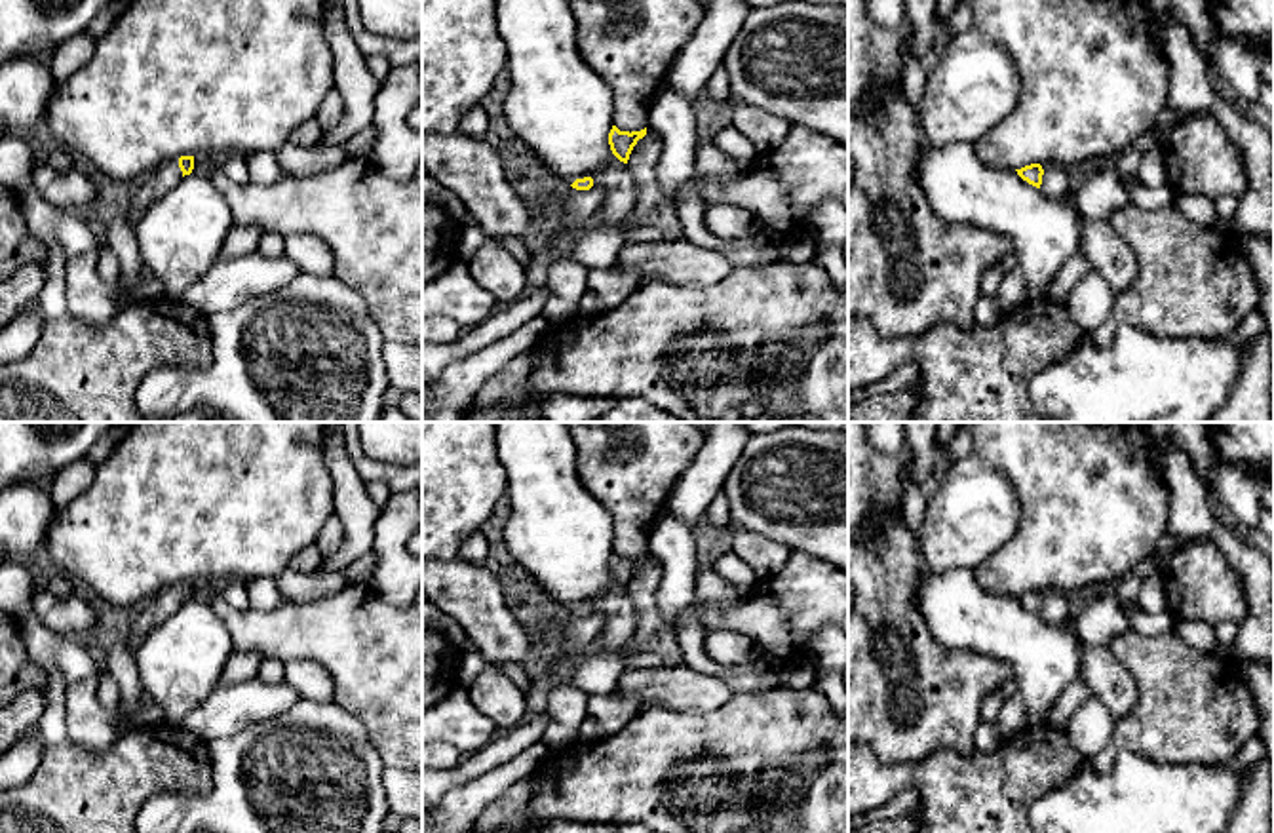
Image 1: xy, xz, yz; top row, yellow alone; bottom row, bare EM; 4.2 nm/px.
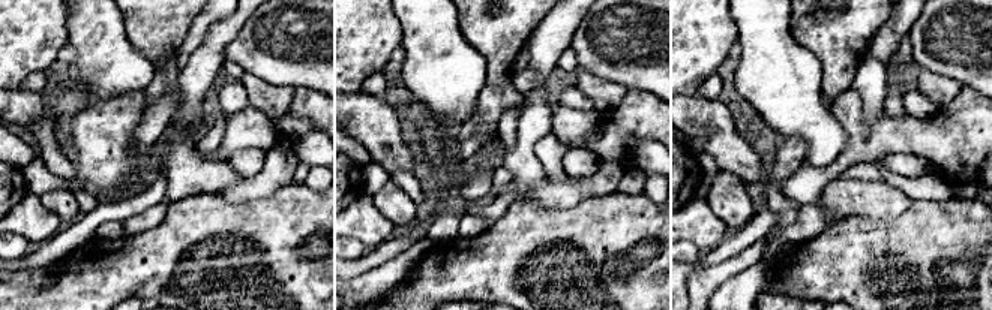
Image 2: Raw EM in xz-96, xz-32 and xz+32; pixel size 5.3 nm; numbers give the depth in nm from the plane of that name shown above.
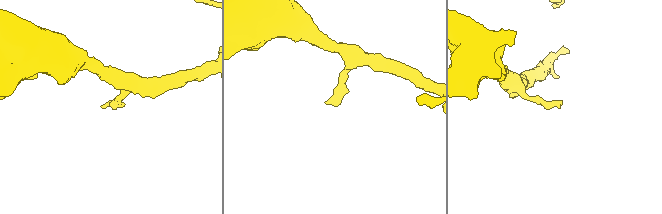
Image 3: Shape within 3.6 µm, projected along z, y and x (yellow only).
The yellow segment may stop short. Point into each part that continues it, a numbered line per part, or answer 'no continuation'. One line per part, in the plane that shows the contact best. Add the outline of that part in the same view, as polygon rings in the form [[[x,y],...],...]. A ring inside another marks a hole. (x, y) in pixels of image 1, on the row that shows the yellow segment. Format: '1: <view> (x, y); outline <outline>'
1: yz (1058, 183); outline [[[1042,164],[1042,169],[1044,175],[1042,175],[1040,190],[1046,196],[1053,200],[1063,200],[1063,198],[1076,200],[1076,173],[1055,164]]]

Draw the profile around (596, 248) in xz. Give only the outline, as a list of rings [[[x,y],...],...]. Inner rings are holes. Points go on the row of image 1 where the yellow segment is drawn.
[[[647,127],[647,135],[633,146],[627,165],[637,183],[639,200],[633,213],[622,224],[603,224],[593,221],[572,236],[569,259],[591,272],[612,272],[616,259],[626,245],[627,234],[660,205],[658,164],[662,158],[660,137]]]

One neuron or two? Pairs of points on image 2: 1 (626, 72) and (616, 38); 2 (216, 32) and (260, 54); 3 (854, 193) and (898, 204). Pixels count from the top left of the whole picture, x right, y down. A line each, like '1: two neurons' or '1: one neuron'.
1: one neuron
2: two neurons
3: one neuron

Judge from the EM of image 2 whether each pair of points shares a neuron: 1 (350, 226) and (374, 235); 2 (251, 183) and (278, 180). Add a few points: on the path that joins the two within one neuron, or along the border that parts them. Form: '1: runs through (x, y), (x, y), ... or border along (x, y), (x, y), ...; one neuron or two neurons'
1: runs through (356, 226), (368, 229); one neuron
2: runs through (257, 183), (272, 180); one neuron

